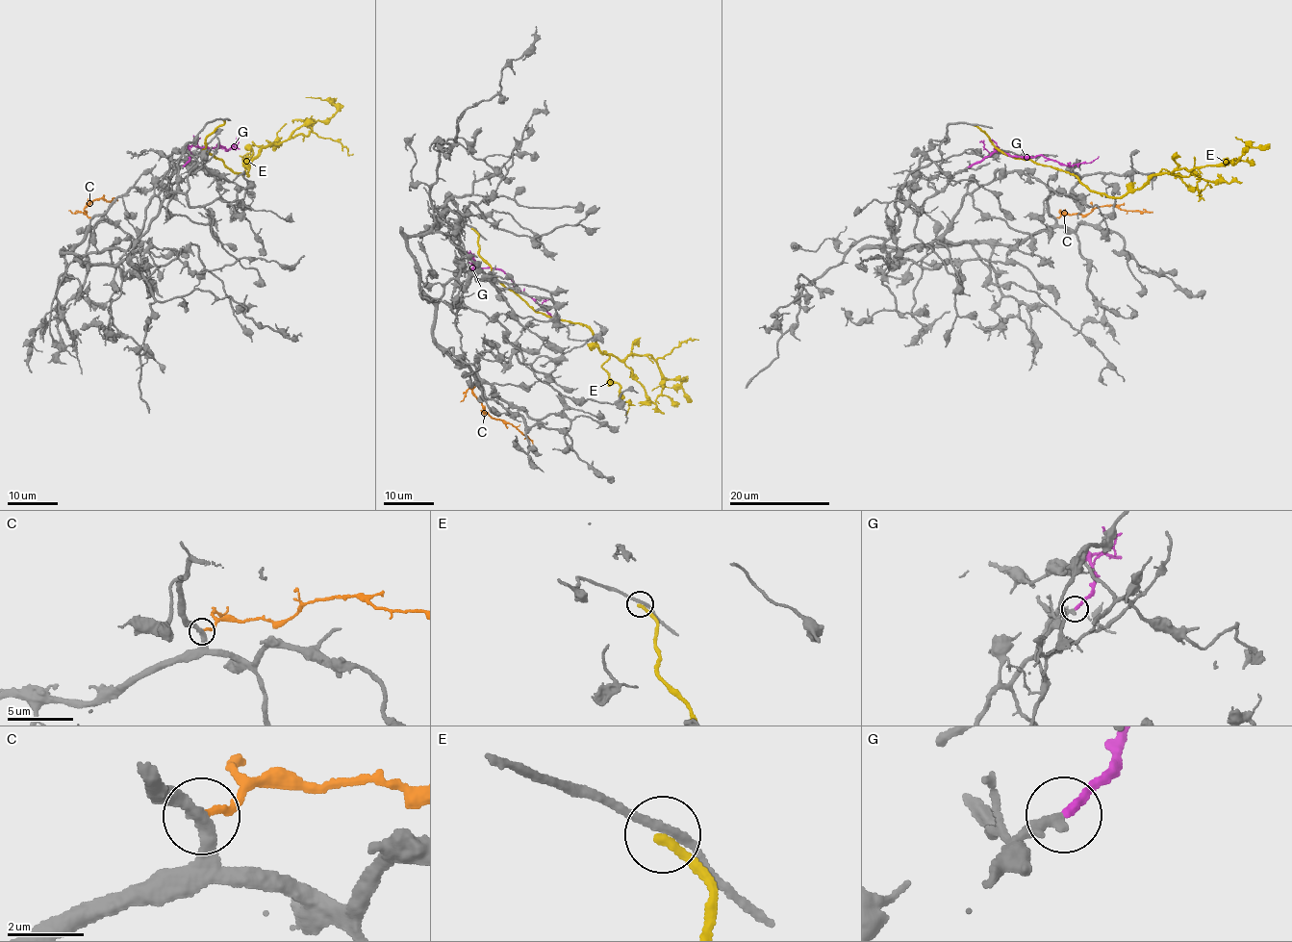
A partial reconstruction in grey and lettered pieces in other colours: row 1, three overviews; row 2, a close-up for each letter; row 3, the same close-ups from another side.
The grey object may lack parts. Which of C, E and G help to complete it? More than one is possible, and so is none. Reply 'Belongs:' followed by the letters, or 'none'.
Belongs: G

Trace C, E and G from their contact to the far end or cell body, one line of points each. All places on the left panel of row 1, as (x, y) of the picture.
C: (90, 218), (84, 212), (94, 200), (115, 200)
E: (224, 119), (202, 150), (247, 175), (262, 149), (308, 135), (313, 124), (337, 110), (305, 97)
G: (183, 165), (189, 162), (190, 145), (215, 147), (219, 143), (228, 151), (237, 143), (237, 137)

